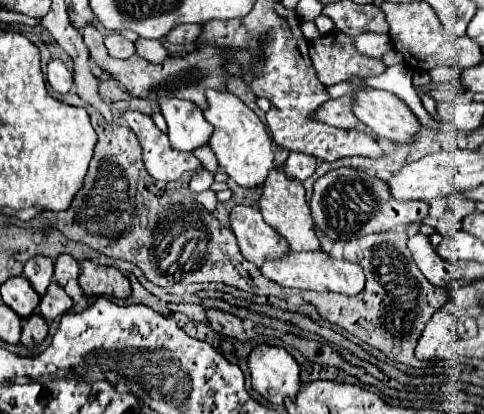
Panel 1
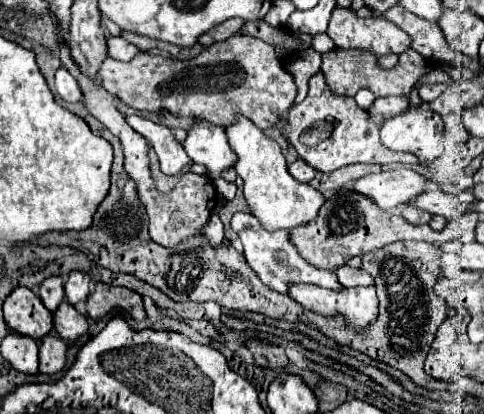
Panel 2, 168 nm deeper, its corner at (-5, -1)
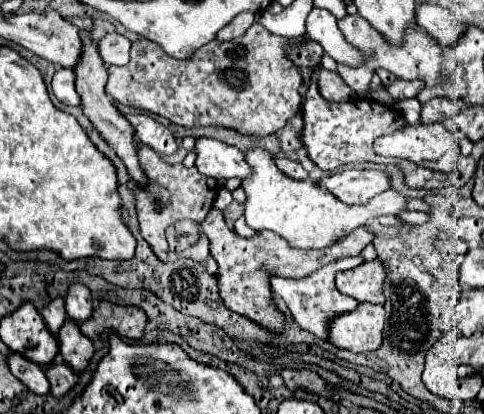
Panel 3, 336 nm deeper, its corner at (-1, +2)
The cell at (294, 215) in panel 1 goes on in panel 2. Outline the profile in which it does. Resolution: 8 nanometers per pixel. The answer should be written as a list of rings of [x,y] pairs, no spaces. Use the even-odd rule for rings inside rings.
[[[341,266],[335,270],[339,282],[345,288],[353,288],[353,286],[373,286],[373,278],[371,274],[367,274],[365,270],[357,270],[351,266]]]

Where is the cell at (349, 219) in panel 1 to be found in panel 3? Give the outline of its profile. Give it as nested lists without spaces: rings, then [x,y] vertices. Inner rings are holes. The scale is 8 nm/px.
[[[213,207],[207,215],[207,219],[199,225],[191,223],[191,221],[179,221],[175,225],[171,225],[167,229],[167,241],[169,247],[175,253],[181,253],[185,247],[193,245],[197,241],[197,235],[205,233],[211,241],[211,255],[215,257],[219,269],[217,269],[217,277],[219,277],[219,293],[225,301],[225,305],[231,311],[237,311],[245,317],[249,317],[255,323],[261,323],[263,327],[271,329],[271,331],[281,331],[283,325],[283,313],[277,309],[273,295],[271,295],[271,285],[267,275],[275,273],[275,275],[283,275],[283,277],[305,277],[317,269],[321,269],[323,265],[337,261],[337,259],[345,259],[345,257],[357,257],[361,253],[363,247],[367,247],[369,243],[375,241],[375,233],[369,231],[367,227],[357,227],[357,231],[351,231],[347,237],[339,239],[337,243],[325,247],[325,249],[295,249],[291,247],[283,237],[269,233],[269,231],[261,231],[255,235],[255,239],[243,239],[239,235],[235,235],[227,225],[223,212],[217,207]]]

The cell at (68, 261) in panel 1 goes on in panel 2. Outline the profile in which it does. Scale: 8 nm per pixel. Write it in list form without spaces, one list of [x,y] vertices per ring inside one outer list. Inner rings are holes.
[[[83,272],[69,274],[69,278],[65,282],[65,298],[67,298],[67,302],[71,302],[71,306],[85,302],[89,298],[89,294],[91,294],[89,282],[91,282],[91,278]]]

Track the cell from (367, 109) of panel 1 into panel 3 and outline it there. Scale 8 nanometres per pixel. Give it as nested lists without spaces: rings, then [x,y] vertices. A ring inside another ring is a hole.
[[[415,123],[415,125],[405,125],[399,131],[391,135],[383,135],[381,139],[375,139],[375,153],[383,157],[399,157],[399,159],[409,159],[413,163],[419,163],[421,167],[433,169],[433,171],[455,171],[455,163],[461,155],[457,141],[453,135],[447,131],[443,123]]]

